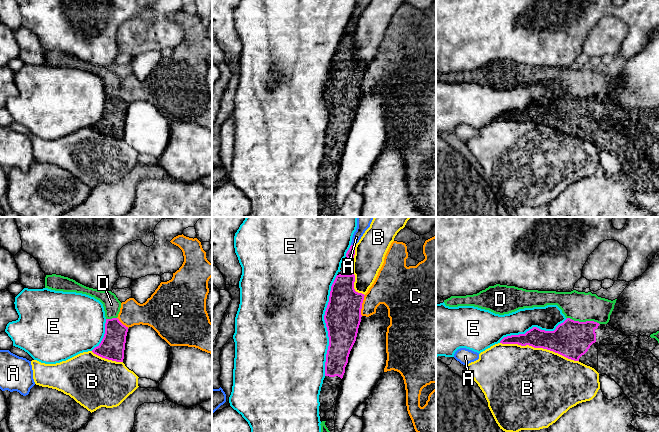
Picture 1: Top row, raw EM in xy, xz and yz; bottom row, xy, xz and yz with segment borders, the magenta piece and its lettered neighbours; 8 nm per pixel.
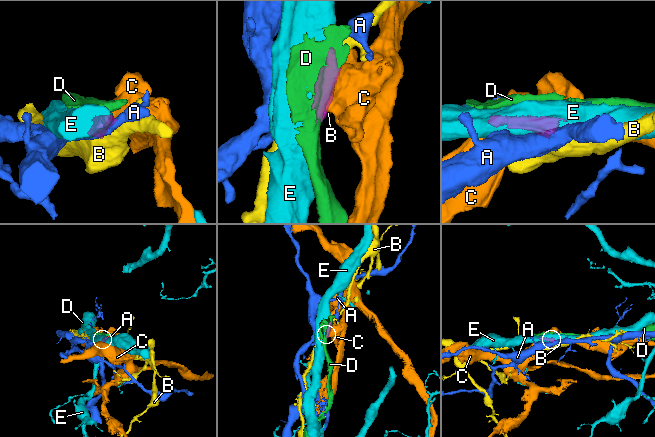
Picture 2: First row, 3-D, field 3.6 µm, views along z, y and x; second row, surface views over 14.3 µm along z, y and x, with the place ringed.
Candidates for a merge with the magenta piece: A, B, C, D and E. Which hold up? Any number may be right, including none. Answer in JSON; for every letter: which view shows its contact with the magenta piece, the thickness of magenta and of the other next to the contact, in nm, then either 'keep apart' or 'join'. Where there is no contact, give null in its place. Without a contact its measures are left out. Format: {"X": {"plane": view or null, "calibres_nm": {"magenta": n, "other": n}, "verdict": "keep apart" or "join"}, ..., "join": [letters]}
{"A": {"plane": "xz", "calibres_nm": {"magenta": 70, "other": 80}, "verdict": "keep apart"}, "B": {"plane": "yz", "calibres_nm": {"magenta": 280, "other": 500}, "verdict": "keep apart"}, "C": {"plane": "xz", "calibres_nm": {"magenta": 280, "other": 240}, "verdict": "keep apart"}, "D": {"plane": "yz", "calibres_nm": {"magenta": 300, "other": 240}, "verdict": "keep apart"}, "E": {"plane": "xz", "calibres_nm": {"magenta": 280, "other": 500}, "verdict": "keep apart"}, "join": []}

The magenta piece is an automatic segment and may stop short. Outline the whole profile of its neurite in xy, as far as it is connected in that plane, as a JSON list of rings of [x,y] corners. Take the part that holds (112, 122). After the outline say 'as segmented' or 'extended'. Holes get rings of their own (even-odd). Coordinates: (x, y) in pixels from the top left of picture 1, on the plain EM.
[[[118,94],[106,95],[104,113],[92,128],[108,136],[123,138],[127,108],[128,103]]]; as segmented

